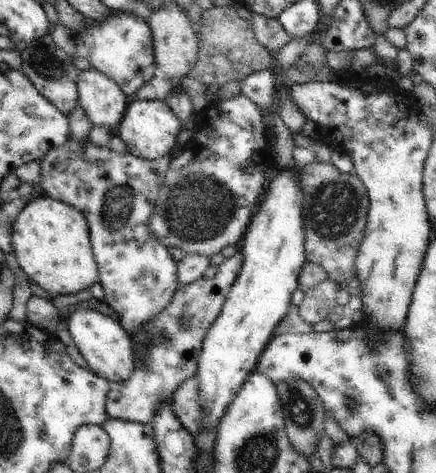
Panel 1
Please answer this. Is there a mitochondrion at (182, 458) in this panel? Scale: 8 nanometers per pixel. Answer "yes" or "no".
no

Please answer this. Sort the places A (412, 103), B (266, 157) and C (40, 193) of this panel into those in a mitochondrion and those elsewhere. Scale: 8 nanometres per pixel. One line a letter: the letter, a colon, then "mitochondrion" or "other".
A: other
B: other
C: other

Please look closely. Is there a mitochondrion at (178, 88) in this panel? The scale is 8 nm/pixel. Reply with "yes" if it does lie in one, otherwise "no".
no

